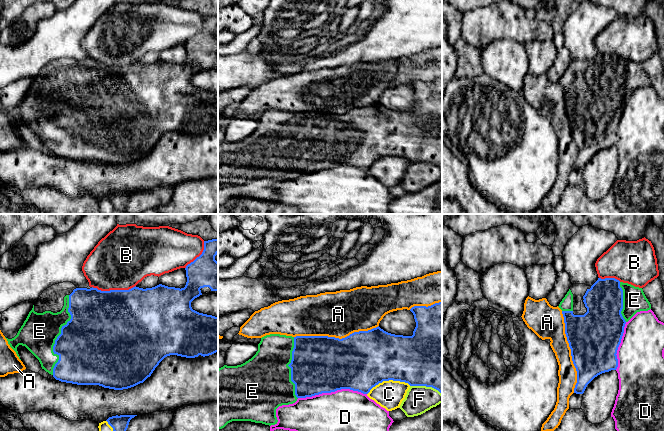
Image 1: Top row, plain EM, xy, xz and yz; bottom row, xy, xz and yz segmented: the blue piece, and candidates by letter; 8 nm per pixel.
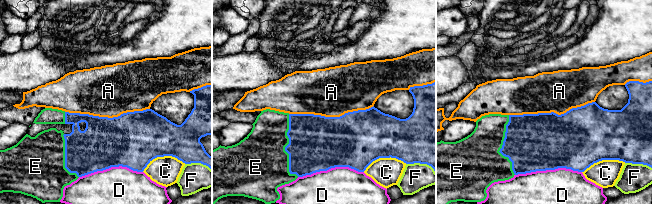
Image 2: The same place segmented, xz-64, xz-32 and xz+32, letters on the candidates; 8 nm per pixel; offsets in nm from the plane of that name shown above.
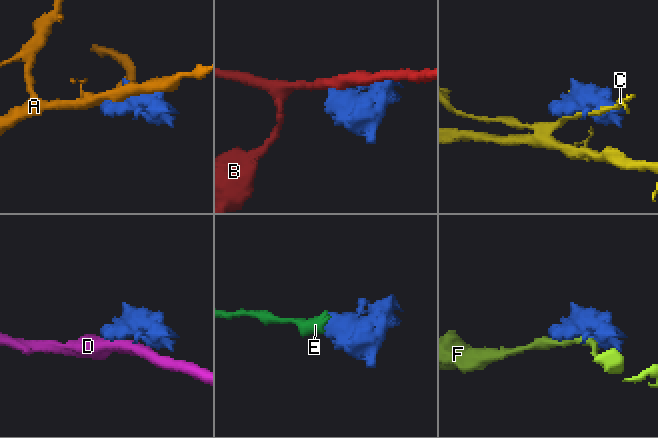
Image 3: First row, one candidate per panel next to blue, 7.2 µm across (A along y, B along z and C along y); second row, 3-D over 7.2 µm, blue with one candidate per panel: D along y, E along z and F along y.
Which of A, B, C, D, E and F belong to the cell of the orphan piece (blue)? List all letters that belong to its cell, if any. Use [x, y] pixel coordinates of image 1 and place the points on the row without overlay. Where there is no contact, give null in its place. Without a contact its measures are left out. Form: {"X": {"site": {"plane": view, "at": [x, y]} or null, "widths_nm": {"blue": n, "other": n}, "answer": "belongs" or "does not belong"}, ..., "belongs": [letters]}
{"A": {"site": {"plane": "xz", "at": [336, 114]}, "widths_nm": {"blue": 460, "other": 380}, "answer": "does not belong"}, "B": {"site": {"plane": "xy", "at": [113, 66]}, "widths_nm": {"blue": 500, "other": 460}, "answer": "does not belong"}, "C": {"site": {"plane": "xz", "at": [388, 156]}, "widths_nm": {"blue": 440, "other": 220}, "answer": "does not belong"}, "D": {"site": {"plane": "xz", "at": [332, 167]}, "widths_nm": {"blue": 460, "other": 480}, "answer": "does not belong"}, "E": {"site": {"plane": "xy", "at": [59, 111]}, "widths_nm": {"blue": 500, "other": 300}, "answer": "belongs"}, "F": {"site": {"plane": "xz", "at": [426, 162]}, "widths_nm": {"blue": 500, "other": 220}, "answer": "does not belong"}, "belongs": ["E"]}

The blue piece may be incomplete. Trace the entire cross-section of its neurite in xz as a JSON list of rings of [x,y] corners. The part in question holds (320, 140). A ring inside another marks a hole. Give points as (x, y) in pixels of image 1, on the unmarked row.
[[[442,78],[410,85],[416,103],[412,112],[388,109],[379,102],[339,115],[328,112],[286,112],[261,114],[256,130],[245,139],[218,145],[218,206],[232,197],[275,201],[276,185],[298,174],[341,165],[363,170],[383,157],[400,157],[426,162],[442,170]]]

